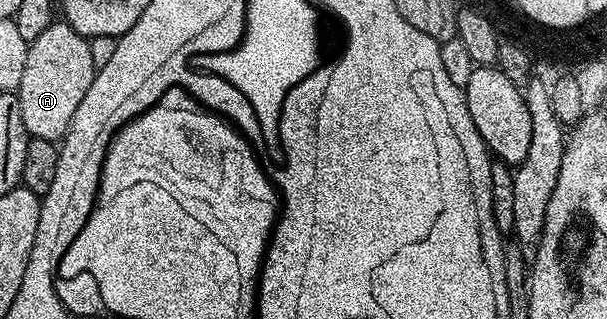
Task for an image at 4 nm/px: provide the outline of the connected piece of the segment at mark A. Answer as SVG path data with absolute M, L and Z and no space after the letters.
M62 20L52 22L37 40L29 43L25 56L25 73L17 91L21 120L28 135L58 143L73 120L89 84L93 84L96 67L88 39L82 38L70 24Z

